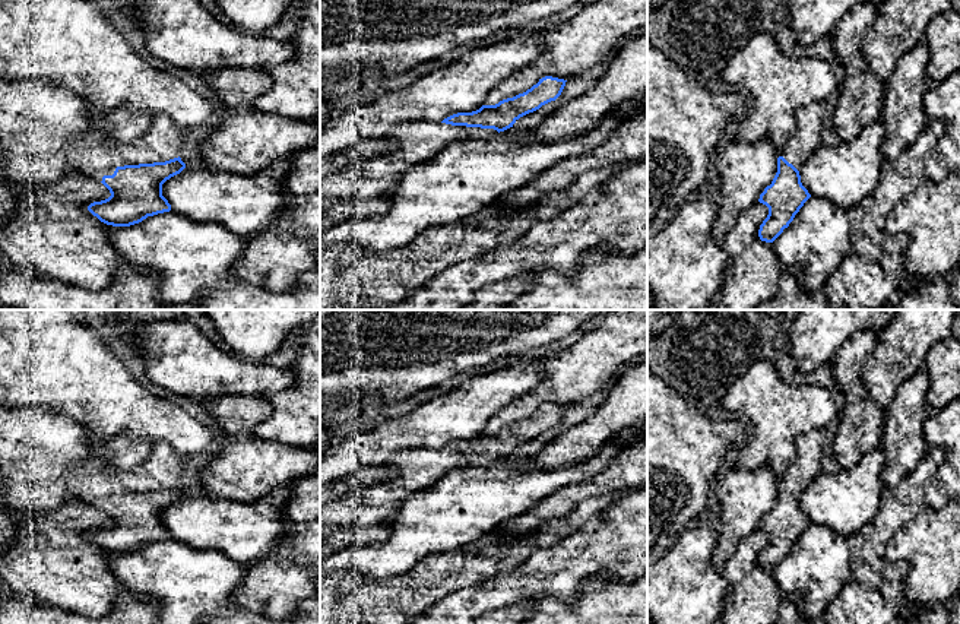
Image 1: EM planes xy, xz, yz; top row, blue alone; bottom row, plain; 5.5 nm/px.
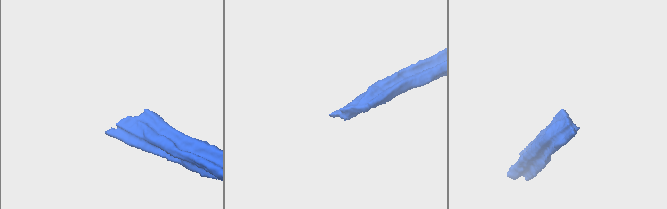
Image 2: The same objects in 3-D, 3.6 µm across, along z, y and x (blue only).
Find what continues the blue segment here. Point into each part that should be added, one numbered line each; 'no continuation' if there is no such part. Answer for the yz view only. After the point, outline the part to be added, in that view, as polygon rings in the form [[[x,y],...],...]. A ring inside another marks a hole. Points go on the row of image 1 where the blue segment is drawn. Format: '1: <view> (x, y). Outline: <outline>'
1: yz (807, 138). Outline: [[[823,102],[802,107],[796,113],[796,129],[780,156],[783,156],[798,171],[821,146],[823,113]]]

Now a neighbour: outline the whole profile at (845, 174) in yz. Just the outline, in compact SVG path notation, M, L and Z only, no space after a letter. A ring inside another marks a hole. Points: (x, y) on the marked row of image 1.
M878 120L852 140L820 146L799 170L802 186L811 196L842 209L869 197L881 180L884 134L885 127Z

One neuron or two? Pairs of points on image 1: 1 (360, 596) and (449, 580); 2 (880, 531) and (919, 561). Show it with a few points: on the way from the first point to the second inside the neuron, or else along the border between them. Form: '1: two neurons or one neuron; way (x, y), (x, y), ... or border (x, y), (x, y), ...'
1: one neuron; way (382, 596), (405, 596), (427, 583)
2: two neurons; border (915, 515), (887, 542), (883, 554), (886, 561)

